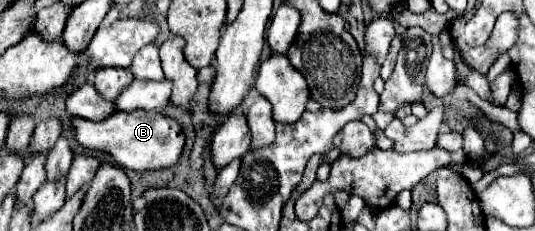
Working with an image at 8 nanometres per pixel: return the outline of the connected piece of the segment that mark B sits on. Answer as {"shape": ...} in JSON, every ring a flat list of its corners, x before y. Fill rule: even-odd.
{"shape":[[114,112,100,122,70,118,72,134,76,142,88,150,100,150,130,170,158,170,174,166,184,148,184,134,176,120,162,116,160,112]]}

